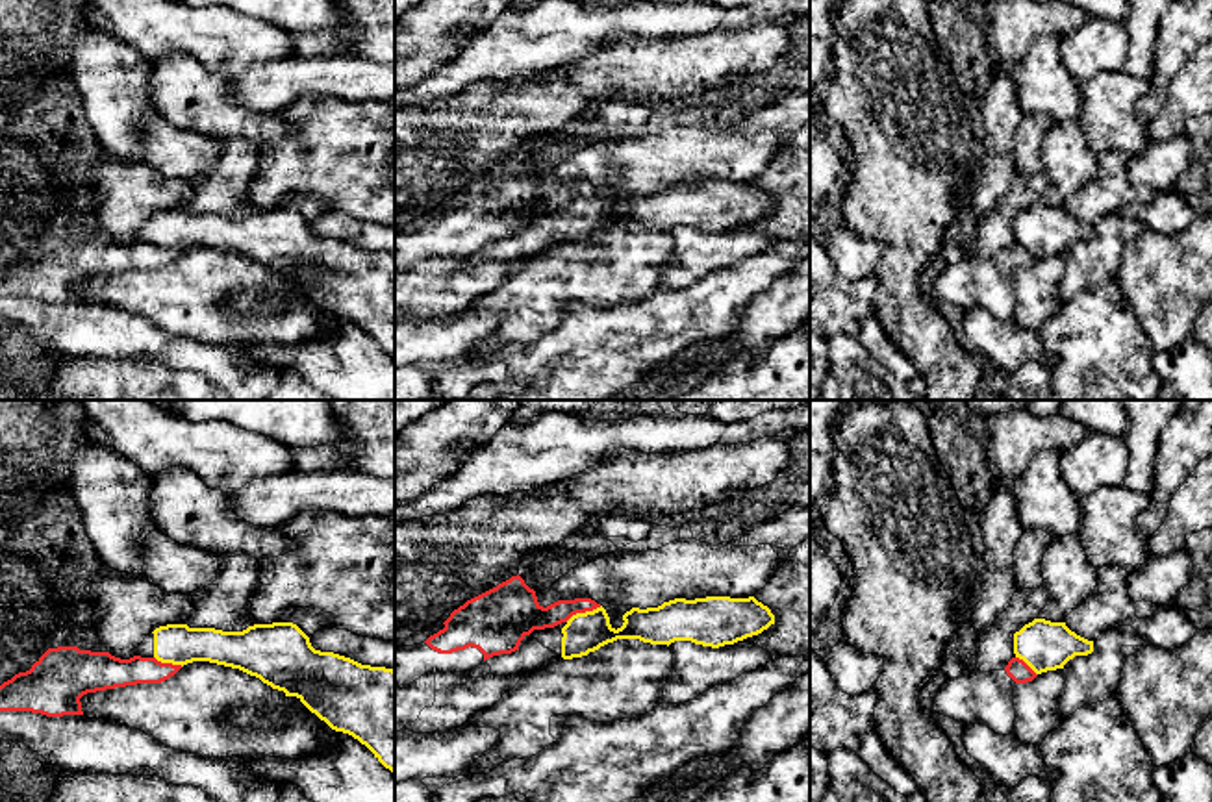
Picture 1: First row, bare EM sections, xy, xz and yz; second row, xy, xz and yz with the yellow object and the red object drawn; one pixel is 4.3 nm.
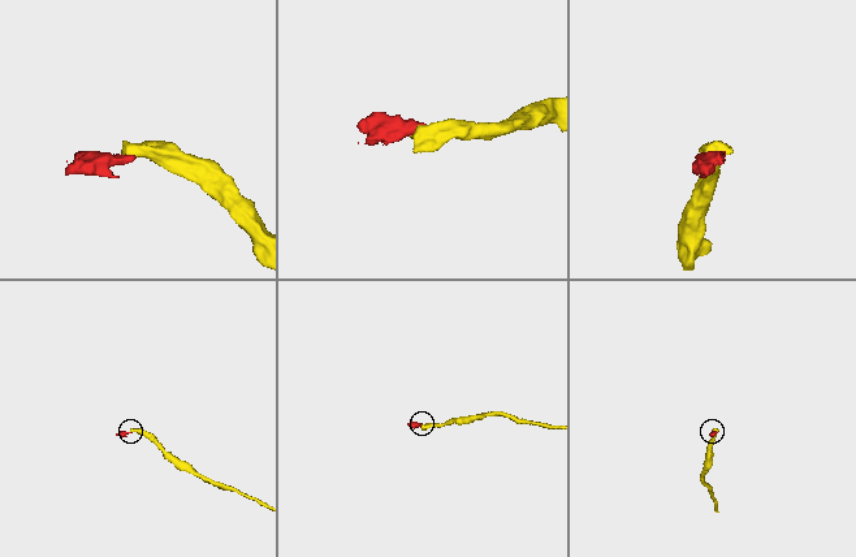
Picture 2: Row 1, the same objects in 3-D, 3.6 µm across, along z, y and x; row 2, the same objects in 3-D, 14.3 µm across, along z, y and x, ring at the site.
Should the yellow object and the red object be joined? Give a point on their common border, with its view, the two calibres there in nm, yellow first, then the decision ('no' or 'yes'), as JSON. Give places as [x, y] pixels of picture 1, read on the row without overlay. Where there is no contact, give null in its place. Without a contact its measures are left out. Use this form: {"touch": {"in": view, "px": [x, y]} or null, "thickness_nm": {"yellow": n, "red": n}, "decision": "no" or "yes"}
{"touch": {"in": "xz", "px": [582, 199]}, "thickness_nm": {"yellow": 180, "red": 150}, "decision": "no"}

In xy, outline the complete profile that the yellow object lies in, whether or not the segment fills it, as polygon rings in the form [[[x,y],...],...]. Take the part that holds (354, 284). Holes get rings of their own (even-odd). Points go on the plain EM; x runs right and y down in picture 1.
[[[293,207],[243,217],[167,209],[145,222],[137,241],[182,252],[209,246],[256,261],[358,324],[395,359],[395,256],[315,235]]]

